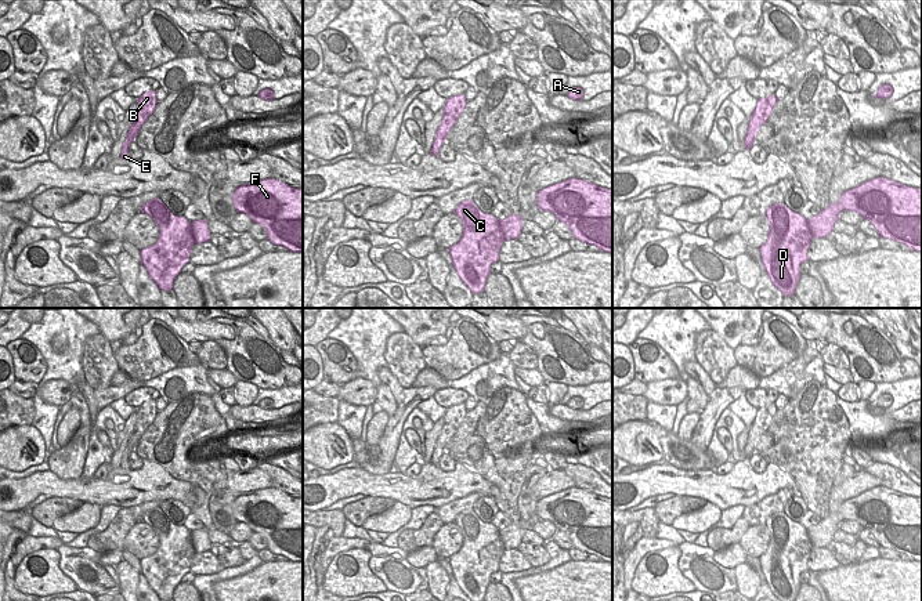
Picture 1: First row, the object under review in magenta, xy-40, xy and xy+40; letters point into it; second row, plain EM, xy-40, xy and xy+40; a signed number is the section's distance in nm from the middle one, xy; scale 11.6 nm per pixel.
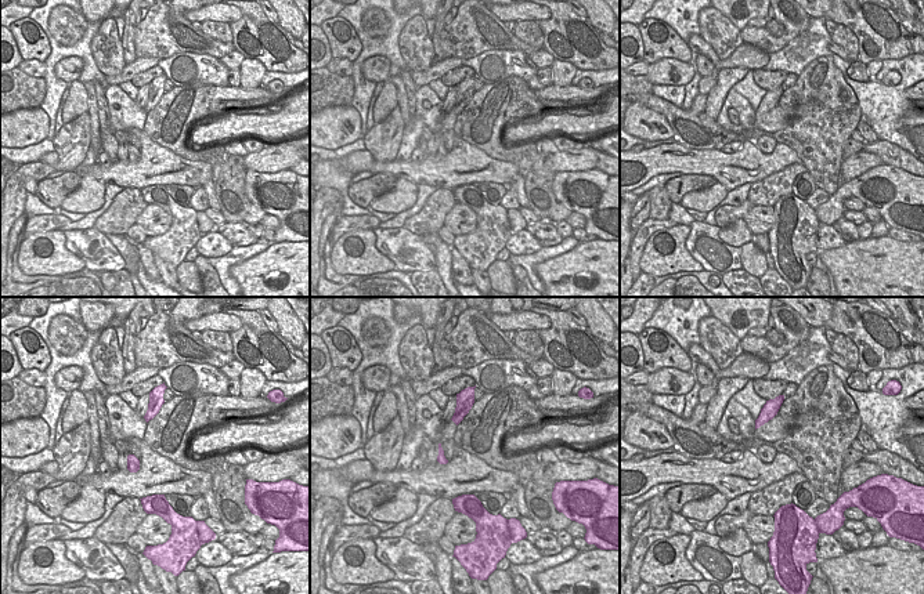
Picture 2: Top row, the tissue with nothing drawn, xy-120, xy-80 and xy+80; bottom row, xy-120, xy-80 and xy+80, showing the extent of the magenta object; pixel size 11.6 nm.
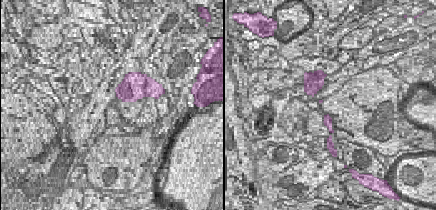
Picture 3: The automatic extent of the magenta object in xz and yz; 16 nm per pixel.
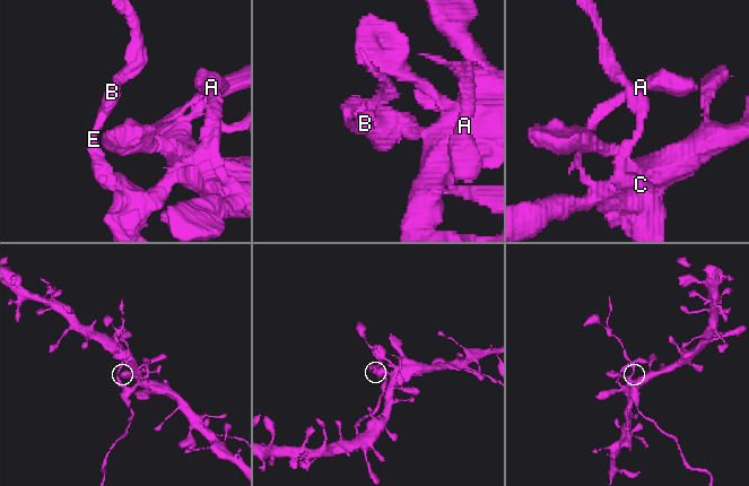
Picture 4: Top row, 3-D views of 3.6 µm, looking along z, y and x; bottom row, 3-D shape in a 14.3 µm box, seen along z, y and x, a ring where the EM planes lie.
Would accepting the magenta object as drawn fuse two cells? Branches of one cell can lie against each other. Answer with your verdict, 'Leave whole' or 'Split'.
Split

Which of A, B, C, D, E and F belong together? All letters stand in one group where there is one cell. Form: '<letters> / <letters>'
A F / B C D E

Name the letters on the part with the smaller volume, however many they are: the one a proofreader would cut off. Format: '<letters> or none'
B, C, D, E

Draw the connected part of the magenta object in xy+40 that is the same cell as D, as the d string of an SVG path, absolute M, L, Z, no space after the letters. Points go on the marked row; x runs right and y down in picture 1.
M784 203L769 206L764 216L770 231L767 240L759 247L763 267L784 297L793 296L800 278L799 267L809 261L813 235L807 220Z

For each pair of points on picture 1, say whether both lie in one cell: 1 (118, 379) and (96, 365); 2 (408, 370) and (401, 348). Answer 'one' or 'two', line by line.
1: two
2: one

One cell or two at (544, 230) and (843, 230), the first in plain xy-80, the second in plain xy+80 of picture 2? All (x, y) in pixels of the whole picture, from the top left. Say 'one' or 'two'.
one

